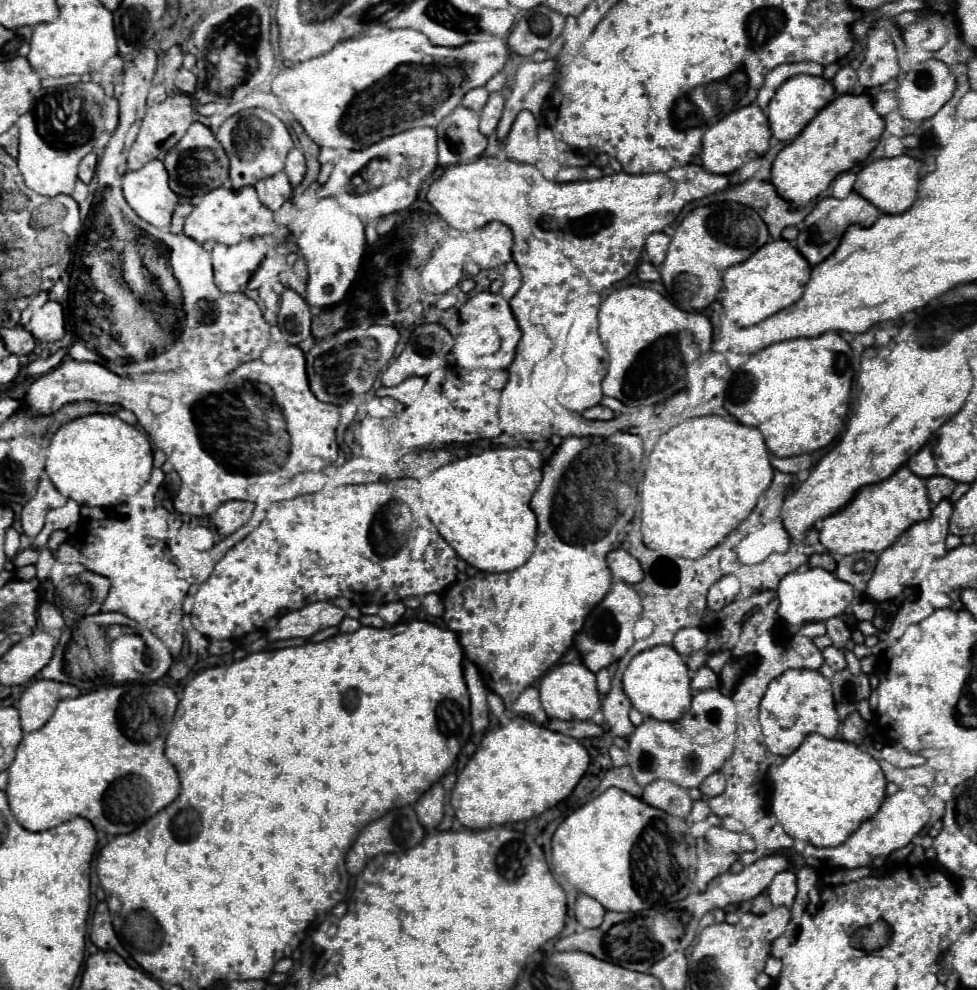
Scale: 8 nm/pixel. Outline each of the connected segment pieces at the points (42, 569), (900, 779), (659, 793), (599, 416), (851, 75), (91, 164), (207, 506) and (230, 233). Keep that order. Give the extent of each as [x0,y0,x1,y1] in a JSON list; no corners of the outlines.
[[37,550,51,582],[881,760,935,788],[643,780,693,818],[583,406,615,420],[833,66,857,96],[79,152,97,184],[23,346,339,516],[183,186,275,254]]

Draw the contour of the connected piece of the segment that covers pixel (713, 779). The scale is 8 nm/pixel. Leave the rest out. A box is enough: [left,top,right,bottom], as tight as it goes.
[699,772,725,798]

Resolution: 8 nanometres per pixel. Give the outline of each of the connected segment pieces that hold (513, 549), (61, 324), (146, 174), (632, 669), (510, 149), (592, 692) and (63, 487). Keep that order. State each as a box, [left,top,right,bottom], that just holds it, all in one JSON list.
[[425,448,543,572],[29,300,65,342],[123,160,177,228],[623,644,691,720],[501,110,539,164],[539,664,601,720],[45,414,153,508]]

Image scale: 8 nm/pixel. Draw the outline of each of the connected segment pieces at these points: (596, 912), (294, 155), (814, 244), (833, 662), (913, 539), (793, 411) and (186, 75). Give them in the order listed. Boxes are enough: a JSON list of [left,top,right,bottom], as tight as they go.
[[575,894,605,928],[285,148,305,186],[795,192,879,266],[823,646,847,670],[863,500,951,602],[725,332,853,458],[175,68,197,94]]

